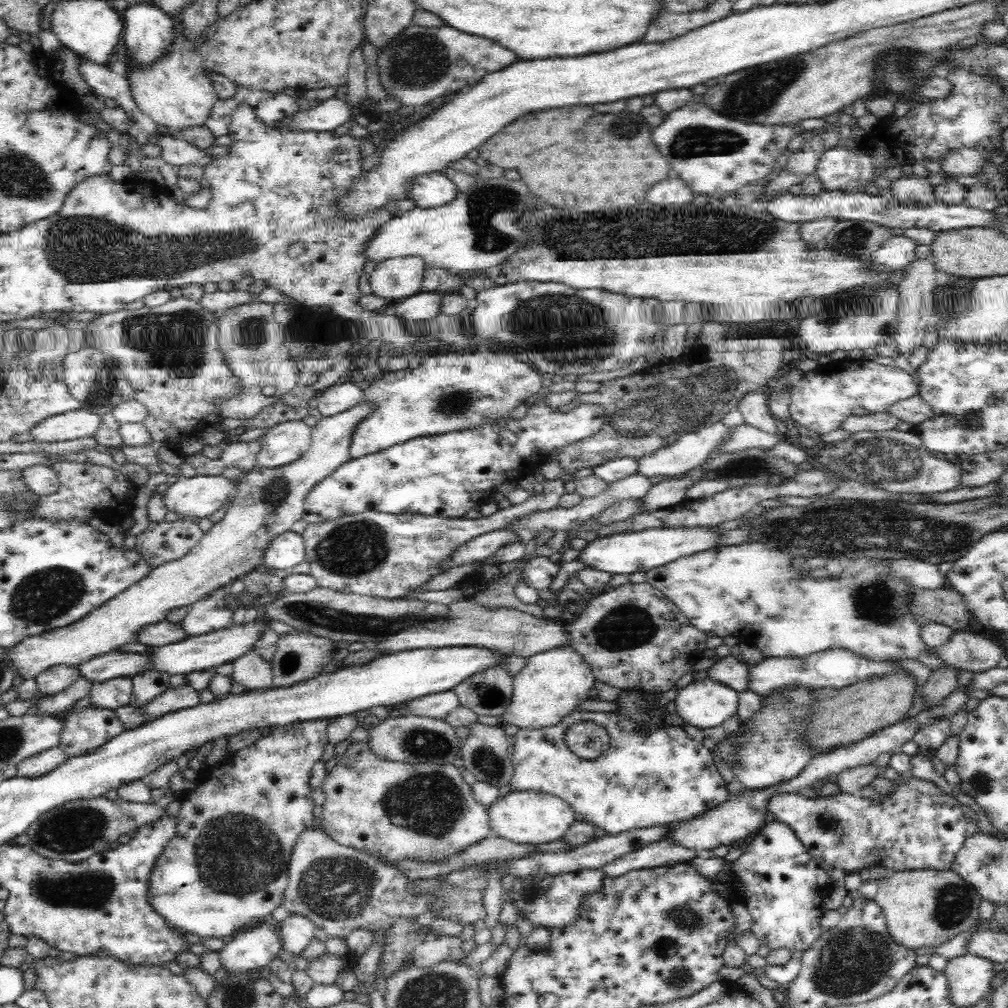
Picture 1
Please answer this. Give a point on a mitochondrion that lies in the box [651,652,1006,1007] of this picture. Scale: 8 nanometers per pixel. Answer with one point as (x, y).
(852, 962)

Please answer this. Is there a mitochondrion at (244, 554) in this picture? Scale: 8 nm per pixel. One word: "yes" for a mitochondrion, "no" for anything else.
yes

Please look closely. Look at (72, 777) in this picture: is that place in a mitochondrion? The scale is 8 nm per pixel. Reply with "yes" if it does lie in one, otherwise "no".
no

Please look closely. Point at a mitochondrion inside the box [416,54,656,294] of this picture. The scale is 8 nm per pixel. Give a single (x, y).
(492, 207)

